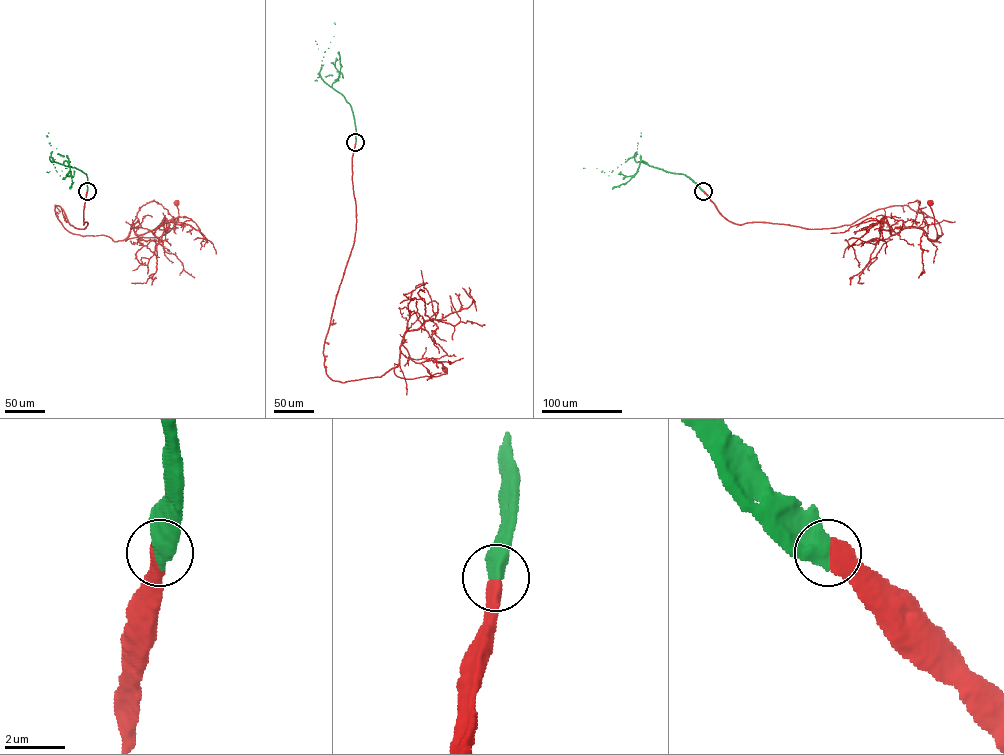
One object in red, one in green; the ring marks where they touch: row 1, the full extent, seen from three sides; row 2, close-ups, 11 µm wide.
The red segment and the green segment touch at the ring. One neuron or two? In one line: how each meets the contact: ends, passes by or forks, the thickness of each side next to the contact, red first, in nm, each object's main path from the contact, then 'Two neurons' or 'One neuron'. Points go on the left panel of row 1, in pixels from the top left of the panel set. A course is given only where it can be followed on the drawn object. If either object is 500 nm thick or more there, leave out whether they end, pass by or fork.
Thickness 600 nm (red) against 650 nm. Course of red: (87, 191), (85, 228), (56, 205), (58, 219), (73, 234), (115, 241), (167, 233), (176, 202). Course of green: (87, 191), (86, 174), (74, 167), (51, 162), (49, 157), (60, 175), (66, 168). One neuron

